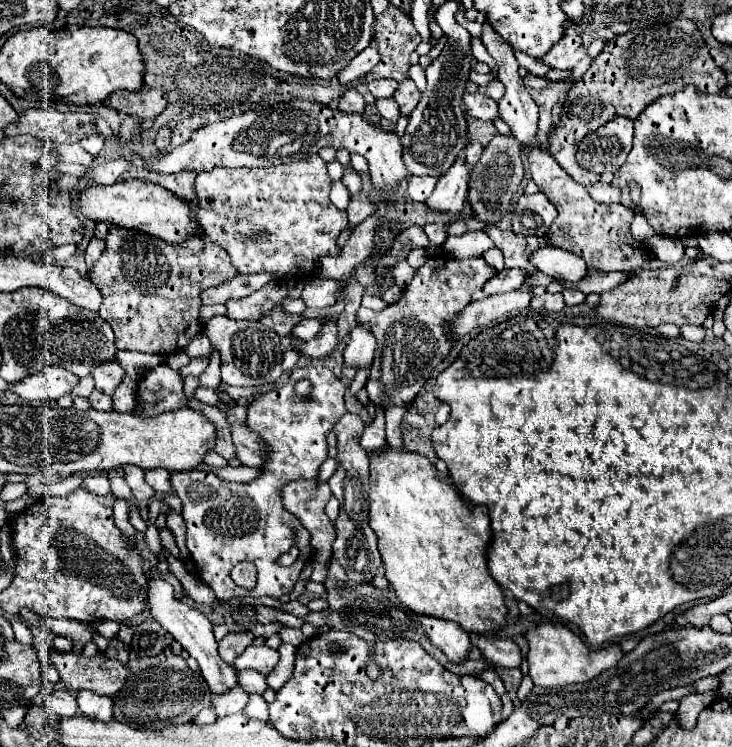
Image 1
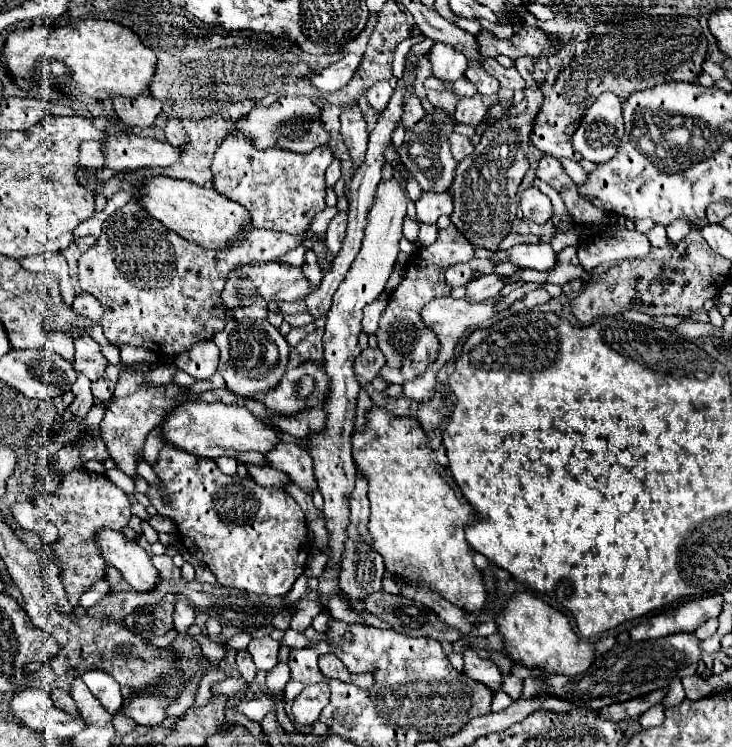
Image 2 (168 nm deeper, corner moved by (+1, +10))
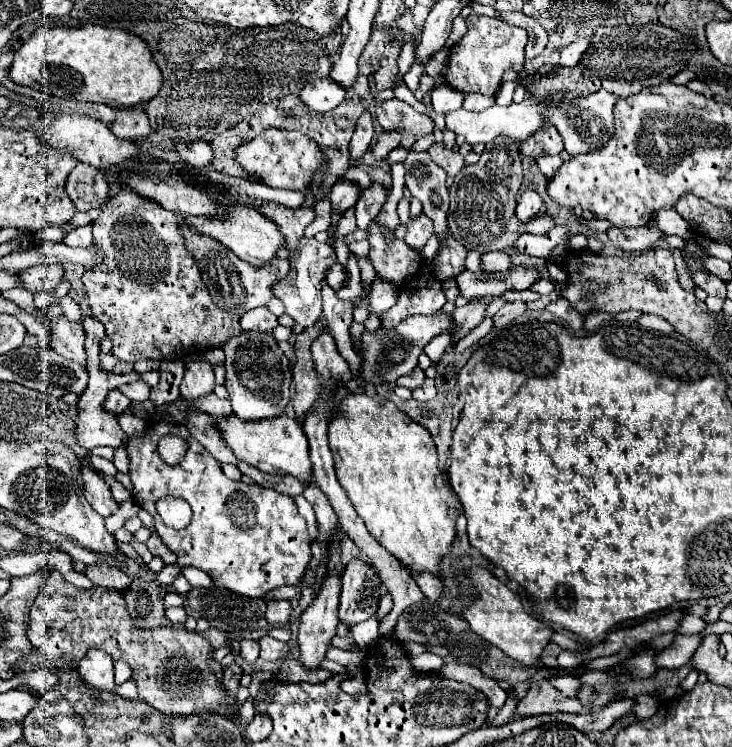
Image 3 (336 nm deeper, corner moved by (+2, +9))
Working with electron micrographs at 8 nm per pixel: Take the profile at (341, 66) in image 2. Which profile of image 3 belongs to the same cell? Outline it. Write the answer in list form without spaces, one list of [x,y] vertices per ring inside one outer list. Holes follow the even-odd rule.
[[[322,78],[322,80],[306,82],[306,86],[300,90],[298,96],[310,112],[328,114],[344,100],[344,94],[346,94],[346,88],[338,86],[330,78]]]

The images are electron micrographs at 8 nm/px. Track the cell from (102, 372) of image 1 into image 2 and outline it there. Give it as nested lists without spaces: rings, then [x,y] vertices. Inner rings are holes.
[[[77,337],[75,339],[75,369],[83,375],[87,375],[91,381],[97,381],[105,367],[105,355],[101,353],[101,345],[97,341],[93,341],[91,337]]]

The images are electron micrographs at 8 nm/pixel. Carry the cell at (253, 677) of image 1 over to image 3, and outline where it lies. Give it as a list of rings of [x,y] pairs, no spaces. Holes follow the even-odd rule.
[[[242,640],[240,642],[240,656],[246,660],[246,662],[256,662],[258,660],[258,654],[260,654],[260,646],[258,642],[254,640]]]

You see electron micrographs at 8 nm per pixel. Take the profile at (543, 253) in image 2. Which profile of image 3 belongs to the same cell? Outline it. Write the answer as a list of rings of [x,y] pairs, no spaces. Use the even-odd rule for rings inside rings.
[[[488,252],[482,254],[482,272],[504,272],[510,268],[510,258],[506,252]]]

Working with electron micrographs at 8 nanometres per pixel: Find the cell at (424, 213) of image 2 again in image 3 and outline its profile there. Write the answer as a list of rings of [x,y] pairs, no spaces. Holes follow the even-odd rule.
[[[420,214],[420,218],[408,222],[408,234],[406,234],[404,242],[408,244],[408,248],[420,250],[426,246],[430,234],[432,234],[432,220],[426,218],[424,214]]]

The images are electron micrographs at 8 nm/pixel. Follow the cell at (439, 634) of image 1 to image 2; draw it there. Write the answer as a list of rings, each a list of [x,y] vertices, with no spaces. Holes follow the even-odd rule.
[[[465,647],[461,655],[465,659],[465,673],[469,677],[473,677],[475,681],[481,681],[487,687],[491,687],[493,691],[497,691],[497,687],[501,683],[501,671],[493,663],[479,659],[479,655],[469,647]]]

